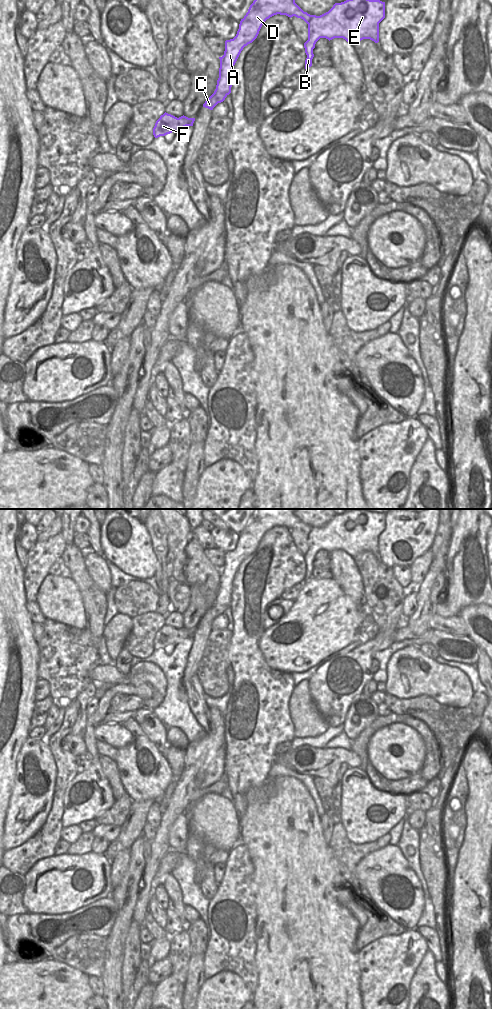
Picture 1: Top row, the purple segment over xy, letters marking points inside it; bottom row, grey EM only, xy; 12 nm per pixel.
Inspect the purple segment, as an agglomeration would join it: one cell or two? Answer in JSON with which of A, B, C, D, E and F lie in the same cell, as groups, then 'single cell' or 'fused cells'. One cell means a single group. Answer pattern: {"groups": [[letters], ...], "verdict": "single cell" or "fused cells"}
{"groups": [["A", "B", "D", "E"], ["C", "F"]], "verdict": "fused cells"}

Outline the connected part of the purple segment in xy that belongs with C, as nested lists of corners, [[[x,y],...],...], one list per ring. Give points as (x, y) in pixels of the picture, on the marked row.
[[[212,94],[203,104],[203,107],[213,110],[213,108],[221,101],[224,101],[227,95]]]

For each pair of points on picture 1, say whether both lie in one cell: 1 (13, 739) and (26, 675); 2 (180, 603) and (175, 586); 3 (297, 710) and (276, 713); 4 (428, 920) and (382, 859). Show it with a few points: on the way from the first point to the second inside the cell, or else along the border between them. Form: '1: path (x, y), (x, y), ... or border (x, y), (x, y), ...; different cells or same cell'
1: path (16, 723), (19, 701), (23, 691); same cell
2: path (180, 599), (180, 594), (176, 590); same cell
3: border (293, 688), (289, 700), (289, 715), (294, 734); different cells
4: border (422, 889), (423, 912), (415, 928); different cells

